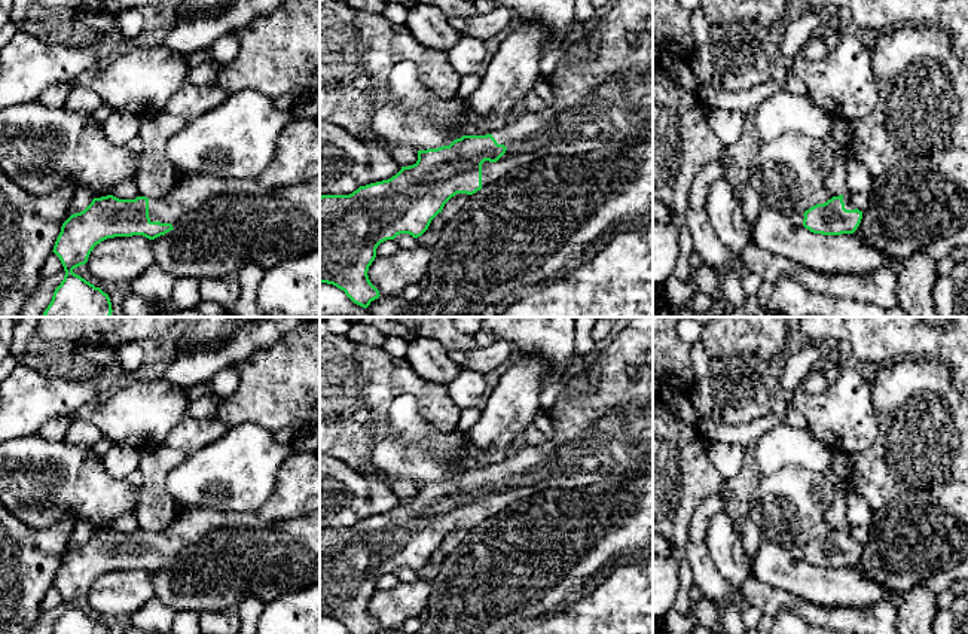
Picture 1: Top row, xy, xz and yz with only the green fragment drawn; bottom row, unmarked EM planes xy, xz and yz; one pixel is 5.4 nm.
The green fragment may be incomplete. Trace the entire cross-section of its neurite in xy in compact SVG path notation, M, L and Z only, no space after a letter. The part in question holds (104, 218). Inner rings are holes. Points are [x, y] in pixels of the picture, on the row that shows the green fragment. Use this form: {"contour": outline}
{"contour": "M293 118L281 131L277 150L268 168L254 179L233 180L217 176L183 176L175 186L162 198L137 196L119 199L113 195L94 198L80 213L71 214L61 226L54 253L59 257L65 275L55 289L45 317L110 317L112 302L107 293L95 287L73 269L85 265L94 247L107 238L143 235L155 240L180 226L180 222L210 199L219 195L263 195L277 188L312 180L320 176L320 118Z"}

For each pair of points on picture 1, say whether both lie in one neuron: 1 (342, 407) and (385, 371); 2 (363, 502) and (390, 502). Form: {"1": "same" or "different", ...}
{"1": "same", "2": "same"}

